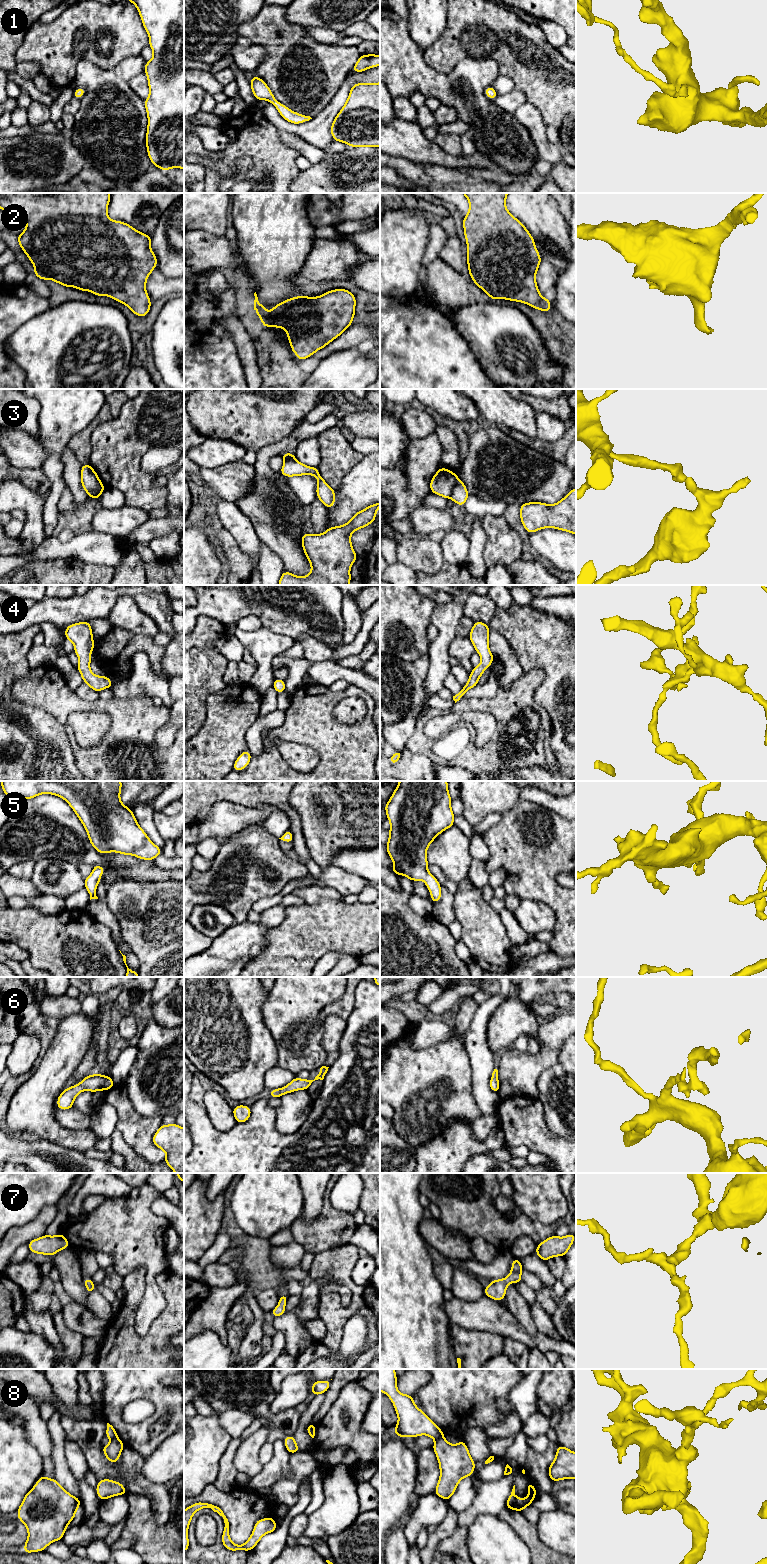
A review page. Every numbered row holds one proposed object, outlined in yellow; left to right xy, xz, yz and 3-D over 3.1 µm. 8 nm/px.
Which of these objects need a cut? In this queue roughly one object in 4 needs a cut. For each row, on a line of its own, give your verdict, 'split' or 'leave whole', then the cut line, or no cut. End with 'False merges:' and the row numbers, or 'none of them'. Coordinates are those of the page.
1: leave whole; cut none
2: leave whole; cut none
3: split; cut yz (458, 479), (449, 497)
4: leave whole; cut none
5: leave whole; cut none
6: leave whole; cut none
7: leave whole; cut none
8: split; cut yz (442, 1435), (435, 1440)
False merges: 3, 8

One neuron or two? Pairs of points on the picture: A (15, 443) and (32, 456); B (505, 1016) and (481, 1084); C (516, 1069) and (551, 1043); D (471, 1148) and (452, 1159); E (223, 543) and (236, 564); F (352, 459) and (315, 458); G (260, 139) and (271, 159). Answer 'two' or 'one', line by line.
A: one
B: two
C: one
D: one
E: one
F: two
G: one

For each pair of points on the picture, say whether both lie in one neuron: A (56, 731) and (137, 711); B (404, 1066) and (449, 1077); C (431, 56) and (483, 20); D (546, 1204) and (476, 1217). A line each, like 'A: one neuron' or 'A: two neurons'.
A: two neurons
B: one neuron
C: one neuron
D: two neurons

